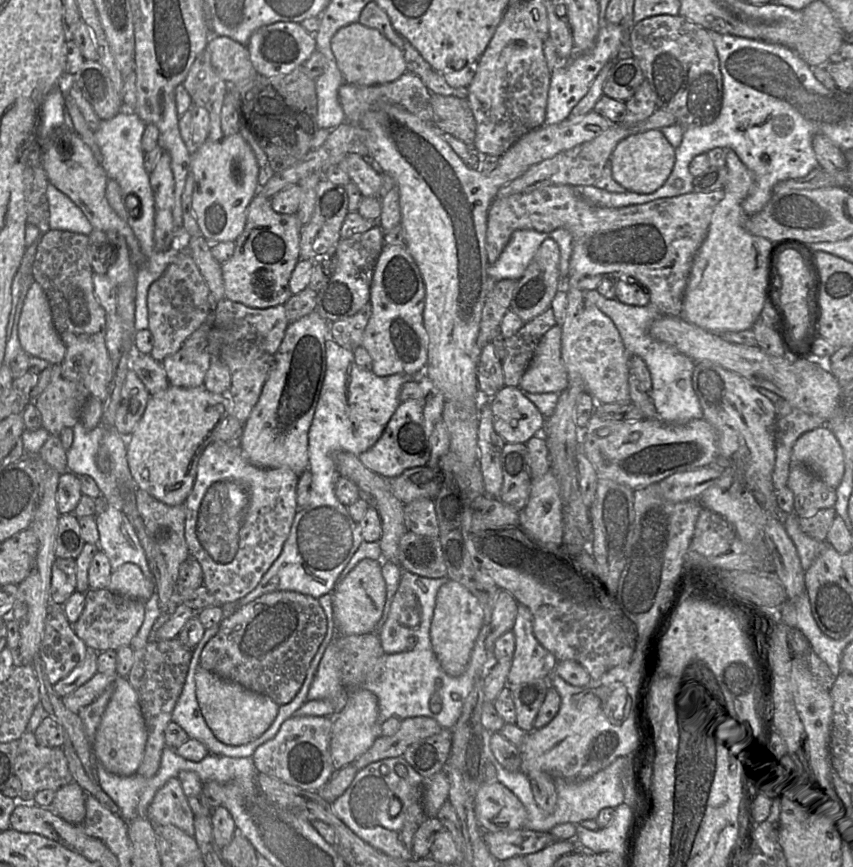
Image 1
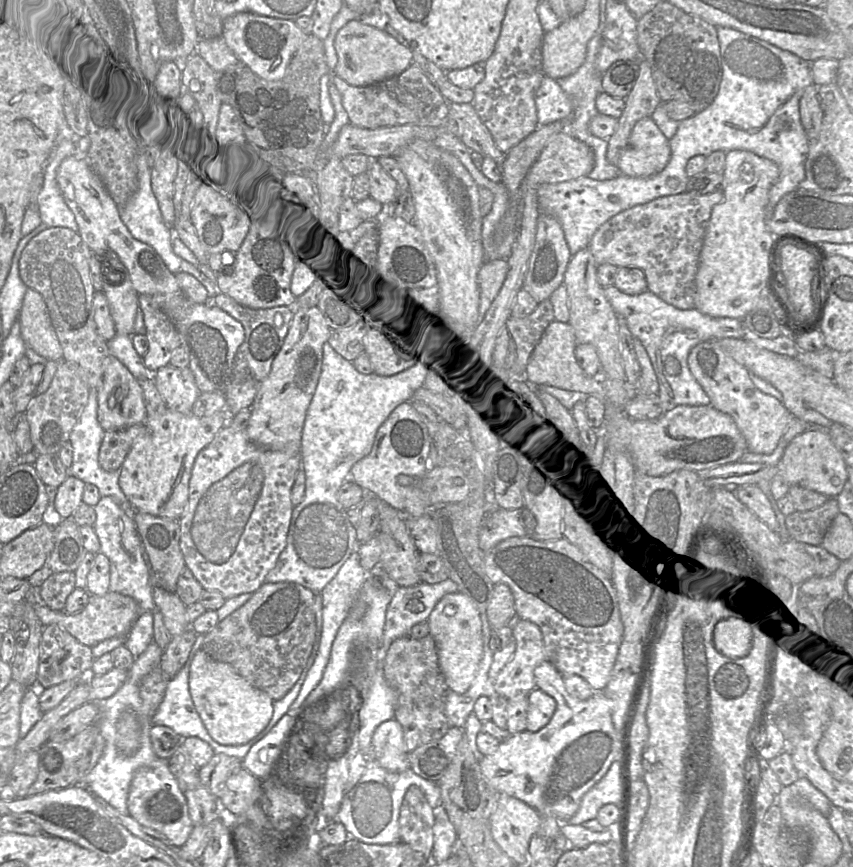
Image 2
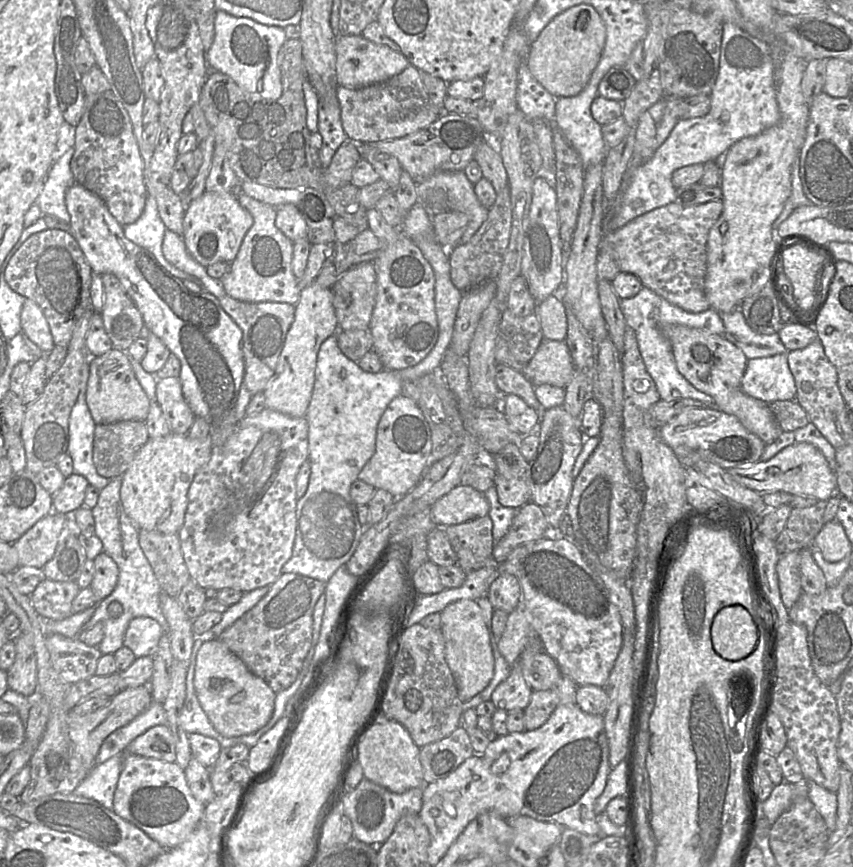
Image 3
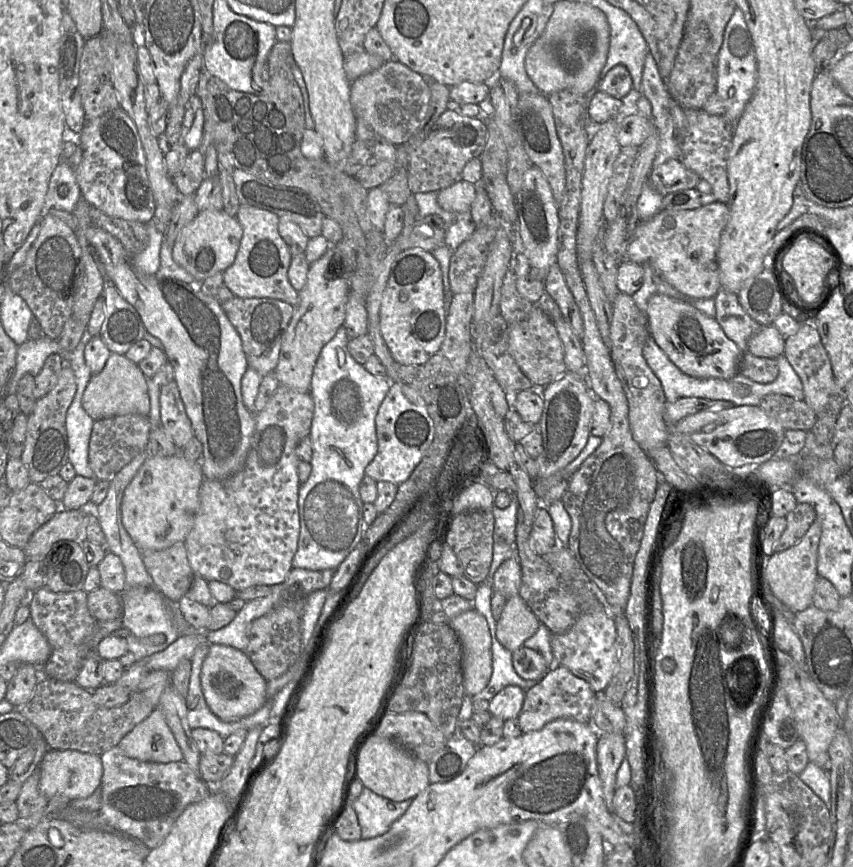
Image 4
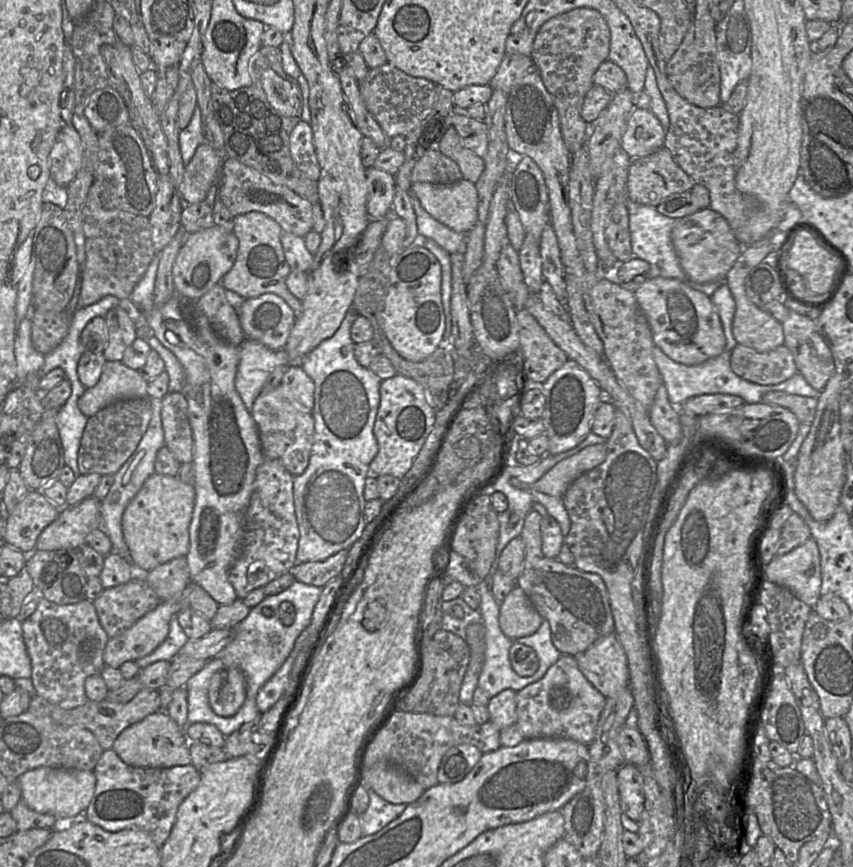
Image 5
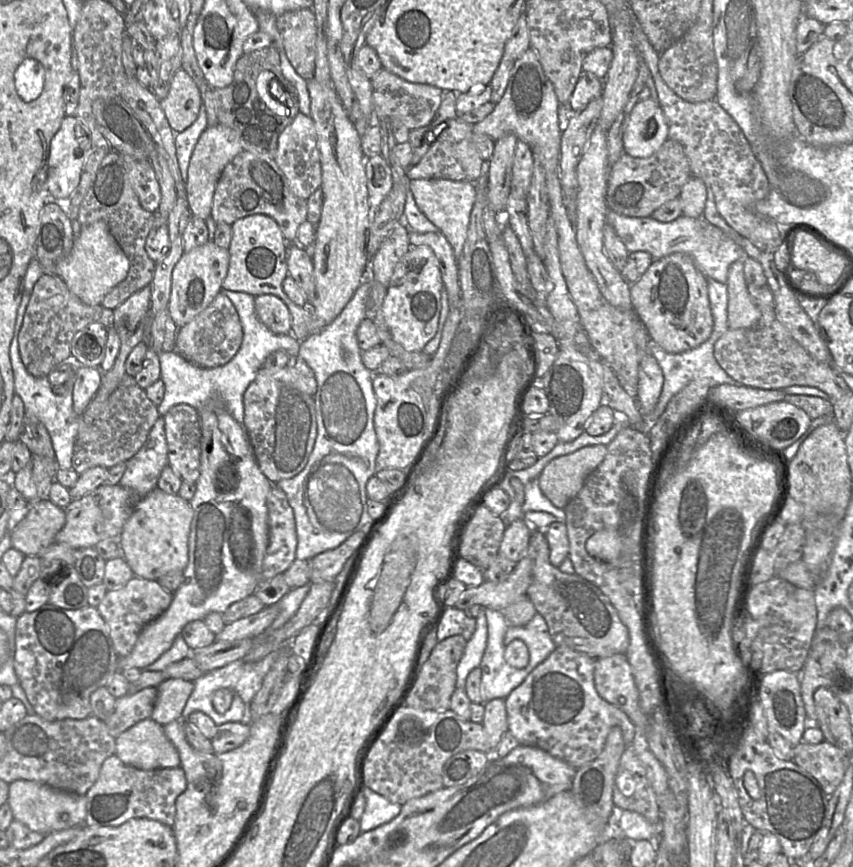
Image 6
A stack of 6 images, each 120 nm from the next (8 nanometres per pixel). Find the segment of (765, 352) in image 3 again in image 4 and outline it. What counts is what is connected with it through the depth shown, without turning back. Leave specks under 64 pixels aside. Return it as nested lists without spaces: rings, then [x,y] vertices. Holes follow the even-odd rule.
[[[720,289],[714,297],[715,319],[725,335],[732,340],[742,352],[748,352],[749,339],[763,327],[754,321],[743,309],[738,295]]]

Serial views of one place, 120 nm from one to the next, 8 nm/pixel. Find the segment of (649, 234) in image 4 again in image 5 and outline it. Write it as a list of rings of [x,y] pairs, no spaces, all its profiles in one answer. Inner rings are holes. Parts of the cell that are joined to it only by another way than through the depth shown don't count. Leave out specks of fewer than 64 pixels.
[[[710,207],[675,219],[671,238],[683,271],[697,283],[725,281],[728,271],[743,251],[726,219]]]

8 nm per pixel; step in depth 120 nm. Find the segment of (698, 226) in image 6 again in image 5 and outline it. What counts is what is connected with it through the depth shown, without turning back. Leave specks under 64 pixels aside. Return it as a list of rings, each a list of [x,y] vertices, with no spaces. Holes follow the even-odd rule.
[[[627,200],[627,208],[629,215],[631,252],[633,256],[643,259],[649,263],[650,271],[648,278],[674,278],[709,297],[711,297],[712,294],[725,283],[724,280],[697,283],[690,279],[683,271],[671,238],[675,219],[660,214],[655,207],[636,203],[630,200]]]

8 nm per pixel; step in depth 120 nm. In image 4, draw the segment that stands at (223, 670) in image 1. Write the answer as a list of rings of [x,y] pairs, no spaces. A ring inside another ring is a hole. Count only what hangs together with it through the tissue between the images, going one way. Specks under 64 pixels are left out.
[[[292,568],[285,581],[279,600],[265,615],[252,622],[249,643],[245,654],[253,666],[266,680],[281,676],[298,658],[301,645],[301,616],[307,597],[314,591],[329,588],[335,570],[307,570]]]

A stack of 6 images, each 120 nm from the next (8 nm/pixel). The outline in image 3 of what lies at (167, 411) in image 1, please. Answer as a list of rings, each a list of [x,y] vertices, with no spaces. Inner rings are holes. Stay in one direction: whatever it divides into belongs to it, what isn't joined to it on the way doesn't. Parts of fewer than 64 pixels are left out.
[[[171,432],[164,437],[148,439],[121,476],[123,508],[138,529],[164,534],[180,531],[188,507],[188,490],[195,474],[209,461],[212,448],[209,435],[202,439],[191,439],[187,434]]]

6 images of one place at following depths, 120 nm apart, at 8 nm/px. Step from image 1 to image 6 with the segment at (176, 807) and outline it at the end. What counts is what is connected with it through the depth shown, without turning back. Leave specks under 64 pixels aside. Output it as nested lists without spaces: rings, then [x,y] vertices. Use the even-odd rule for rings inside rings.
[[[112,755],[103,762],[96,783],[85,794],[85,826],[118,827],[130,819],[147,818],[173,827],[176,799],[186,787],[187,780],[181,767],[140,770],[124,764],[116,755]]]

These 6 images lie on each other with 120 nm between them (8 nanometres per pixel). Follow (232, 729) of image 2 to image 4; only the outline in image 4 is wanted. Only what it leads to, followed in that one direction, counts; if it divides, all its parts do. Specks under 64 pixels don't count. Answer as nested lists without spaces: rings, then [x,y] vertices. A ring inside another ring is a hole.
[[[210,644],[201,670],[201,687],[209,709],[223,722],[237,722],[257,712],[266,701],[267,681],[247,655],[233,647]]]

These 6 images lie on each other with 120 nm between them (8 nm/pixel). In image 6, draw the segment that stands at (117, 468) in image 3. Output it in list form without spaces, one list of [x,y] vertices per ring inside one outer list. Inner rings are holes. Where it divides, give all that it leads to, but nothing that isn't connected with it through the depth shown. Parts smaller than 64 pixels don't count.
[[[137,384],[119,385],[105,402],[99,402],[94,396],[80,416],[72,469],[80,475],[96,466],[110,469],[121,462],[126,462],[143,446],[159,416],[157,406]]]

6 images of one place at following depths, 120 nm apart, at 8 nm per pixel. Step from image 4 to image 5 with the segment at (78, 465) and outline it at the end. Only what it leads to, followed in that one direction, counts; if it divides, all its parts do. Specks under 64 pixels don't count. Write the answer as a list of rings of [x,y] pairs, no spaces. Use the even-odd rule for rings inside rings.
[[[74,383],[71,385],[71,388],[70,397],[56,416],[56,425],[64,449],[65,464],[78,477],[81,475],[77,461],[78,451],[89,417],[86,417],[78,408],[78,400],[81,395],[77,395],[77,392],[74,390]]]

